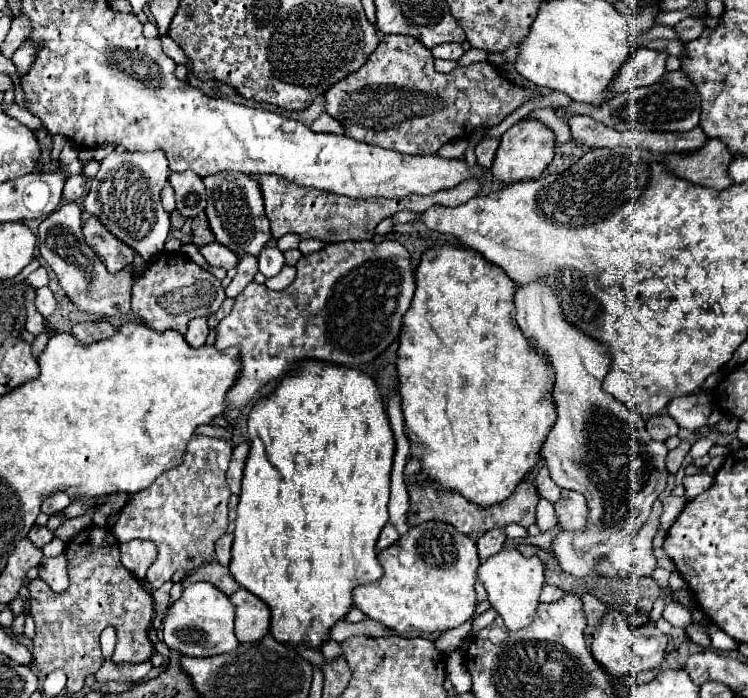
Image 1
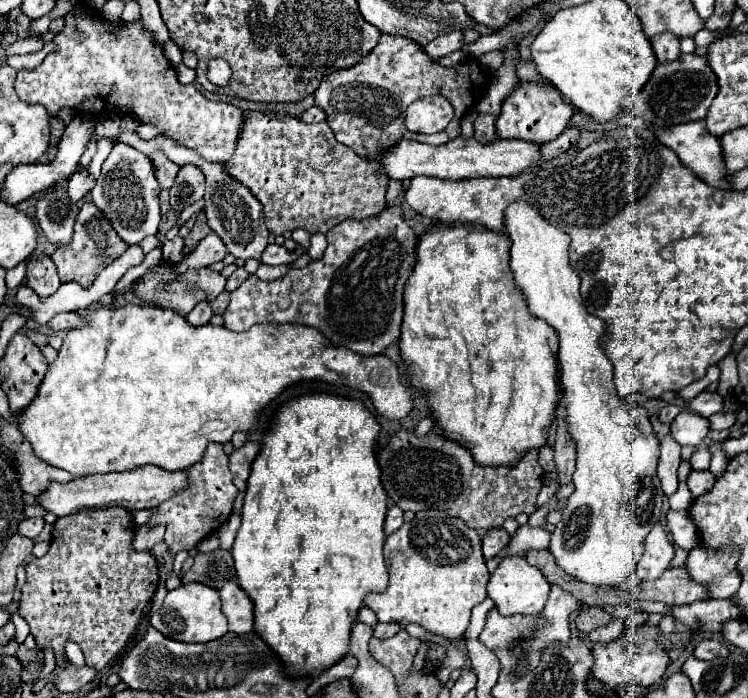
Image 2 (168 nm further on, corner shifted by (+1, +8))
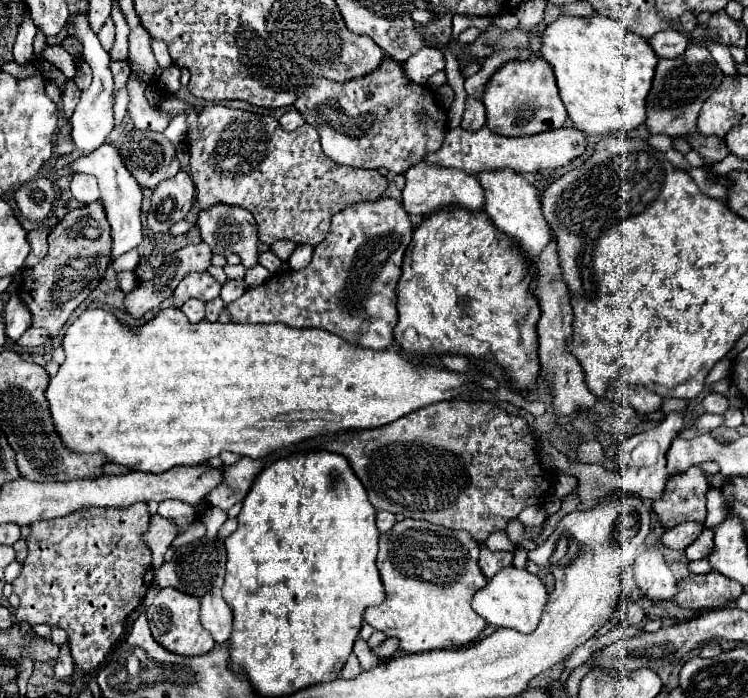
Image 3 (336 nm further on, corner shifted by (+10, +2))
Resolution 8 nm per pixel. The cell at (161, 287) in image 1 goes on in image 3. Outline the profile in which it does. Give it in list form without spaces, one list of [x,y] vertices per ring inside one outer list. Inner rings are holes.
[[[188,273],[174,291],[174,307],[182,307],[184,301],[196,297],[202,301],[212,301],[220,295],[220,283],[210,273]]]

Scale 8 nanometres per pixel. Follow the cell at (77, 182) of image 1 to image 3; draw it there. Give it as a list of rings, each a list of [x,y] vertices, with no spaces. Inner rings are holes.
[[[76,173],[72,177],[72,183],[70,183],[70,193],[80,203],[98,201],[100,191],[98,191],[98,185],[96,185],[96,177],[84,175],[84,173]]]

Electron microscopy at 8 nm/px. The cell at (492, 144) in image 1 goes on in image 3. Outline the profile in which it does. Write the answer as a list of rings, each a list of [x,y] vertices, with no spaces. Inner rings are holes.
[[[468,97],[466,99],[466,111],[464,111],[464,117],[462,117],[462,129],[478,131],[484,125],[486,125],[486,109],[484,109],[482,101]]]

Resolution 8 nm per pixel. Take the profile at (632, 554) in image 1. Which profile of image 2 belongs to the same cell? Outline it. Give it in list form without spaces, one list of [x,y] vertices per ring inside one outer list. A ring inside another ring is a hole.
[[[657,523],[645,539],[645,555],[637,565],[639,579],[641,581],[659,579],[661,573],[665,573],[671,567],[673,557],[675,557],[673,541],[671,537],[667,537],[667,531],[663,529],[663,525]]]

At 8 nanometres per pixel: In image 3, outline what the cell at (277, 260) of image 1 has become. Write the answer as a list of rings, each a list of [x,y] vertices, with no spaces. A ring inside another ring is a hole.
[[[266,251],[266,253],[262,253],[260,257],[258,257],[258,263],[260,265],[264,265],[268,271],[272,271],[272,273],[276,273],[278,269],[280,269],[280,265],[282,265],[282,261],[272,253],[272,251]]]

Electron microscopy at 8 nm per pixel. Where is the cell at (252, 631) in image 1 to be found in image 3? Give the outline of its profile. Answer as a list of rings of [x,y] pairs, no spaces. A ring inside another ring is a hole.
[[[214,589],[202,597],[200,609],[202,625],[212,633],[218,645],[224,645],[232,635],[232,607],[224,601],[222,591]]]

